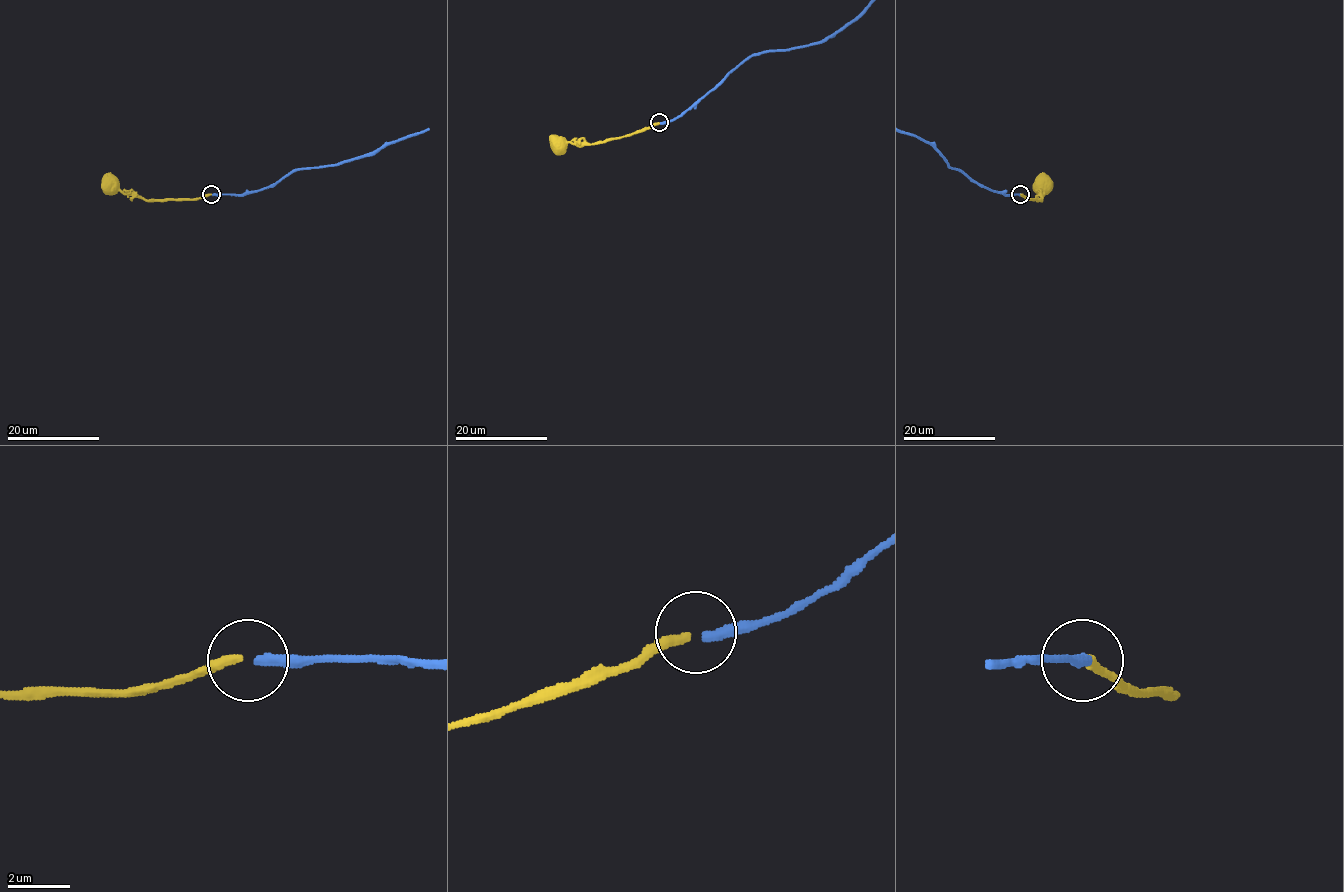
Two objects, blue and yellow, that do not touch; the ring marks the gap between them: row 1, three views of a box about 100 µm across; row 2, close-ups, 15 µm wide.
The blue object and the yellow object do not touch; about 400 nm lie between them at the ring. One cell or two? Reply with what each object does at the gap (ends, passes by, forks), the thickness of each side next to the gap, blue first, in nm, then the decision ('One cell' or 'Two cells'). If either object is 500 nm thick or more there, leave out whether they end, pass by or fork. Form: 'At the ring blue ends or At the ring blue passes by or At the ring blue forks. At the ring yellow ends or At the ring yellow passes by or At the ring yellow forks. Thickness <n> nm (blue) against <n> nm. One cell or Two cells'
At the ring blue ends. At the ring yellow ends. Thickness 360 nm (blue) against 320 nm. One cell

